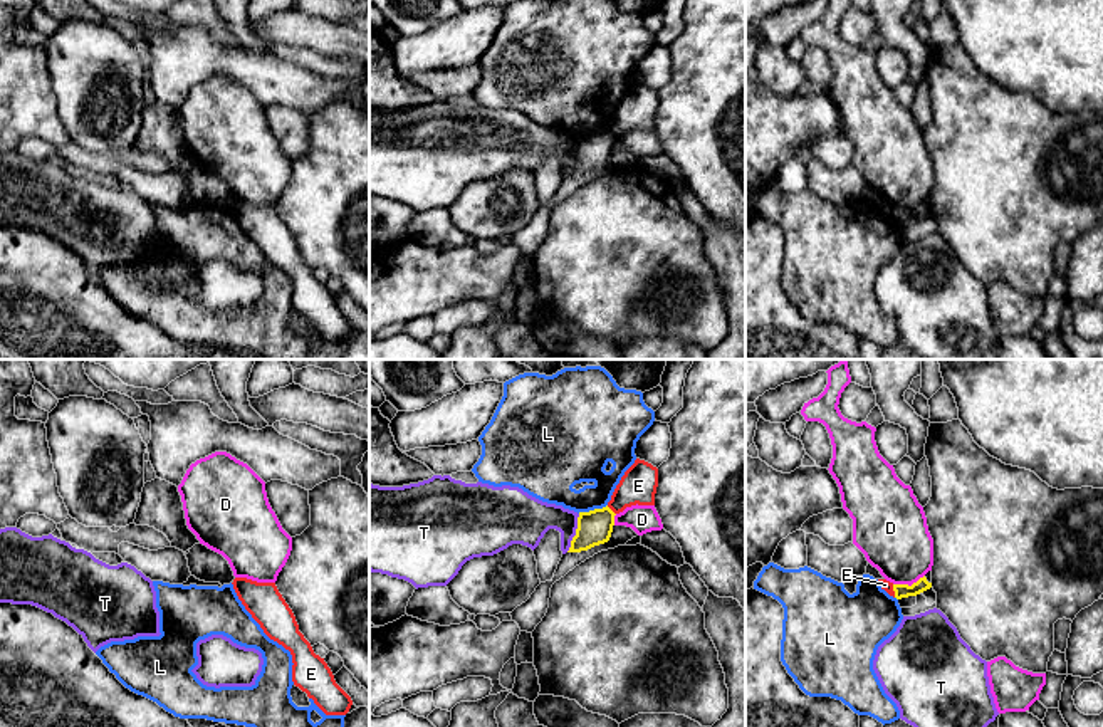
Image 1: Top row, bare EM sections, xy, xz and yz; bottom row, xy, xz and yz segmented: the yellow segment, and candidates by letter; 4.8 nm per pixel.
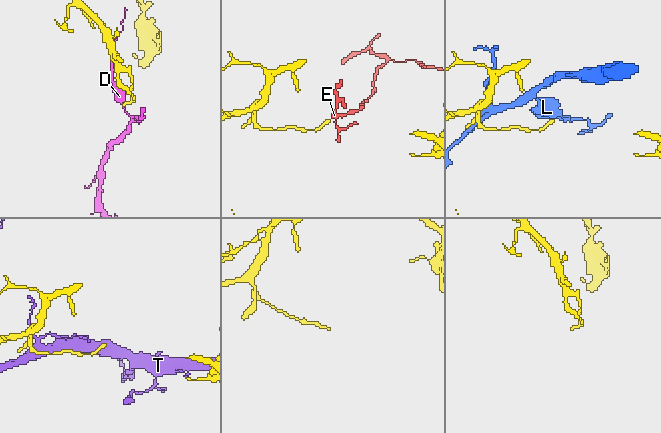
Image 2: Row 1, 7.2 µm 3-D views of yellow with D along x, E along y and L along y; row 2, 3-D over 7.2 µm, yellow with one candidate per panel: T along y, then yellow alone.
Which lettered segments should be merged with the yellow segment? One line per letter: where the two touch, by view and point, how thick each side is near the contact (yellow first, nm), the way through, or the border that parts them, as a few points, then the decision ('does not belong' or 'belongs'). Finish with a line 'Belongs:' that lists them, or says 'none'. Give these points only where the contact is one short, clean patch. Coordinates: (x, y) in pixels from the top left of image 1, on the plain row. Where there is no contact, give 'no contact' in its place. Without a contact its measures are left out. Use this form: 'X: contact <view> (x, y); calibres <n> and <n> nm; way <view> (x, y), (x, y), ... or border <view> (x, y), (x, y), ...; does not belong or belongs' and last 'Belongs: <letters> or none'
D: contact yz (907, 209); calibres 70 and 340 nm; border yz (924, 198), (910, 209), (893, 209); does not belong
E: contact xz (611, 135); calibres 170 and 180 nm; border xz (606, 130), (615, 138); does not belong
L: contact xz (591, 135); calibres 170 and 220 nm; does not belong
T: contact xz (576, 156); calibres 170 and 220 nm; does not belong
Belongs: none

